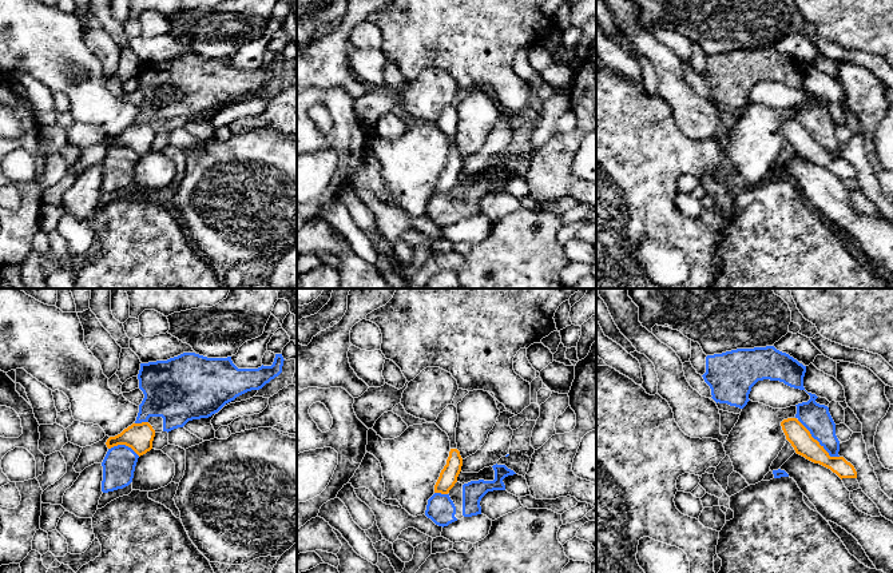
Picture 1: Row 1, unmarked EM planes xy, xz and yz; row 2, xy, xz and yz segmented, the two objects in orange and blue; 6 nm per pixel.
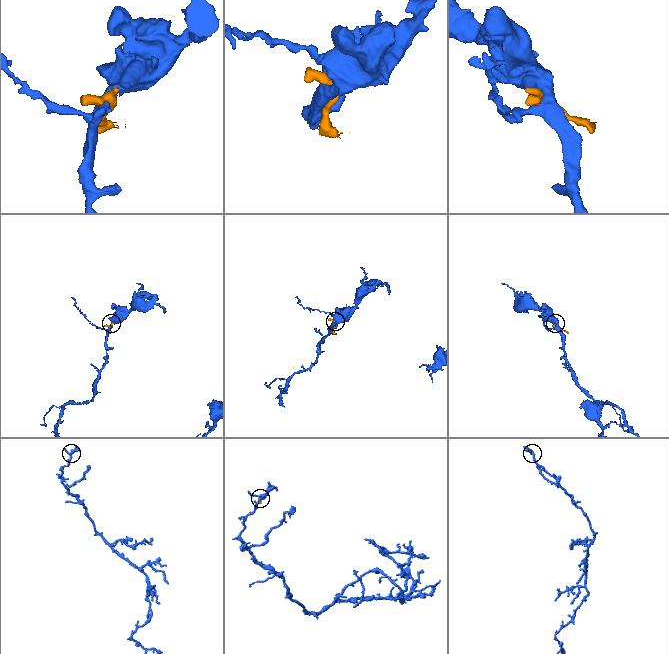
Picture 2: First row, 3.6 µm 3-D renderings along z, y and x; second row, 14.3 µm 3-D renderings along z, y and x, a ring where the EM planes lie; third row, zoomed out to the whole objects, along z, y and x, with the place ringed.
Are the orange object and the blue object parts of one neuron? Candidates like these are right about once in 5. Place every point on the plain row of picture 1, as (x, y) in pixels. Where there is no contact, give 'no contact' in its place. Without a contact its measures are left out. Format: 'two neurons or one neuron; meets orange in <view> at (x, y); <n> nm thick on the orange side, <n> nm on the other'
two neurons; meets orange in yz at (817, 142); 140 nm thick on the orange side, 170 nm on the other

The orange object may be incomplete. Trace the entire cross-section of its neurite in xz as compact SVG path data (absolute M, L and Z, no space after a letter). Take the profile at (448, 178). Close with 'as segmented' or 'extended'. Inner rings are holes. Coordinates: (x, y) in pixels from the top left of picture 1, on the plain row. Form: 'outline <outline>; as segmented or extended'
outline M448 106L437 118L434 124L448 135L451 142L451 152L446 160L446 166L440 174L440 178L434 186L434 194L448 195L449 191L457 183L457 178L461 172L463 159L457 151L456 144L456 128L459 123L457 108Z; extended

